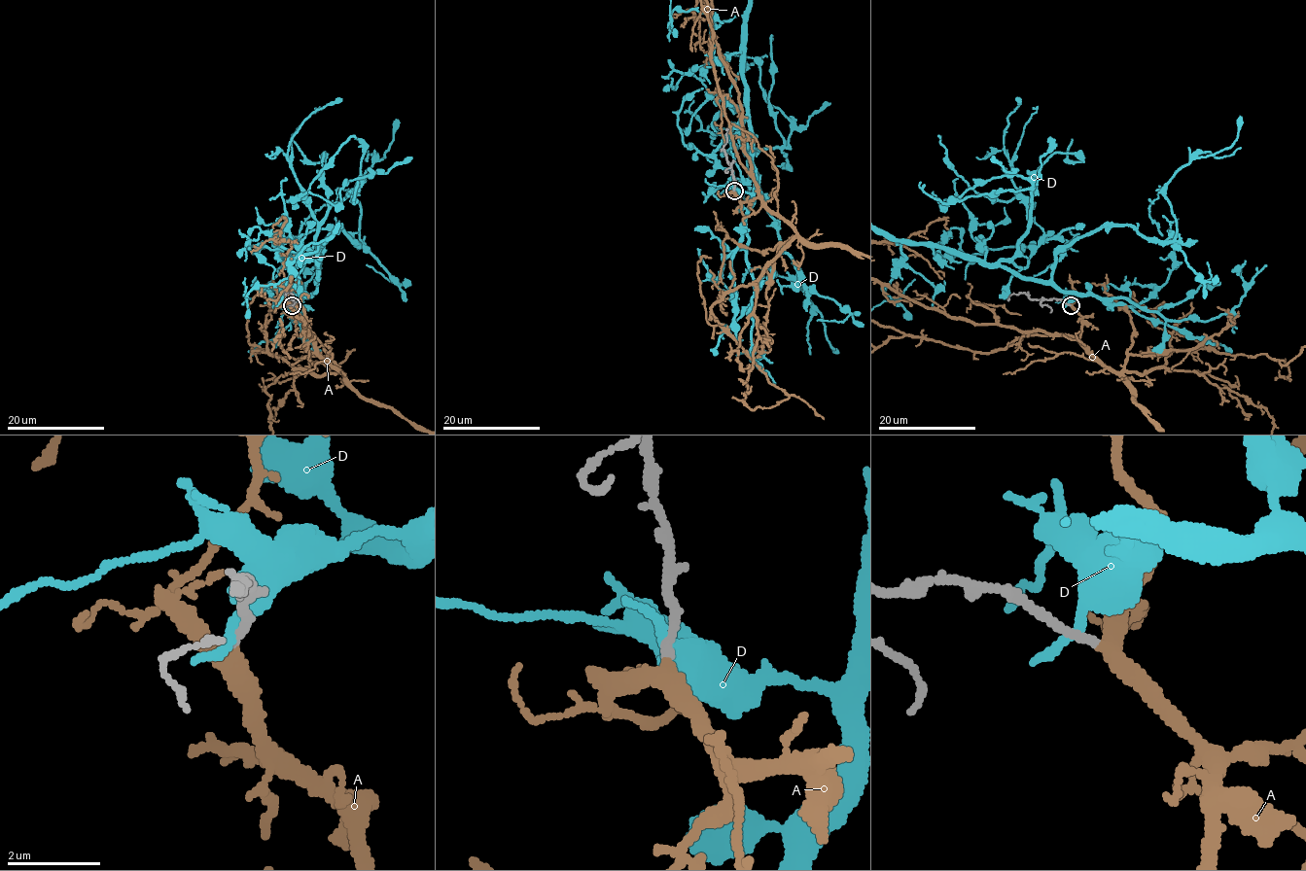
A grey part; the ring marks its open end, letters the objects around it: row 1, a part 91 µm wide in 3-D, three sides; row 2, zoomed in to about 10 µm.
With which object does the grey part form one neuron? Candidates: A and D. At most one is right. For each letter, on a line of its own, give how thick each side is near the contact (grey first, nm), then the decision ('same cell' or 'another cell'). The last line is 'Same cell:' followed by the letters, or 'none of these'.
A: calibres 190 and 400 nm; same cell
D: calibres 220 and 280 nm; another cell
Same cell: A

